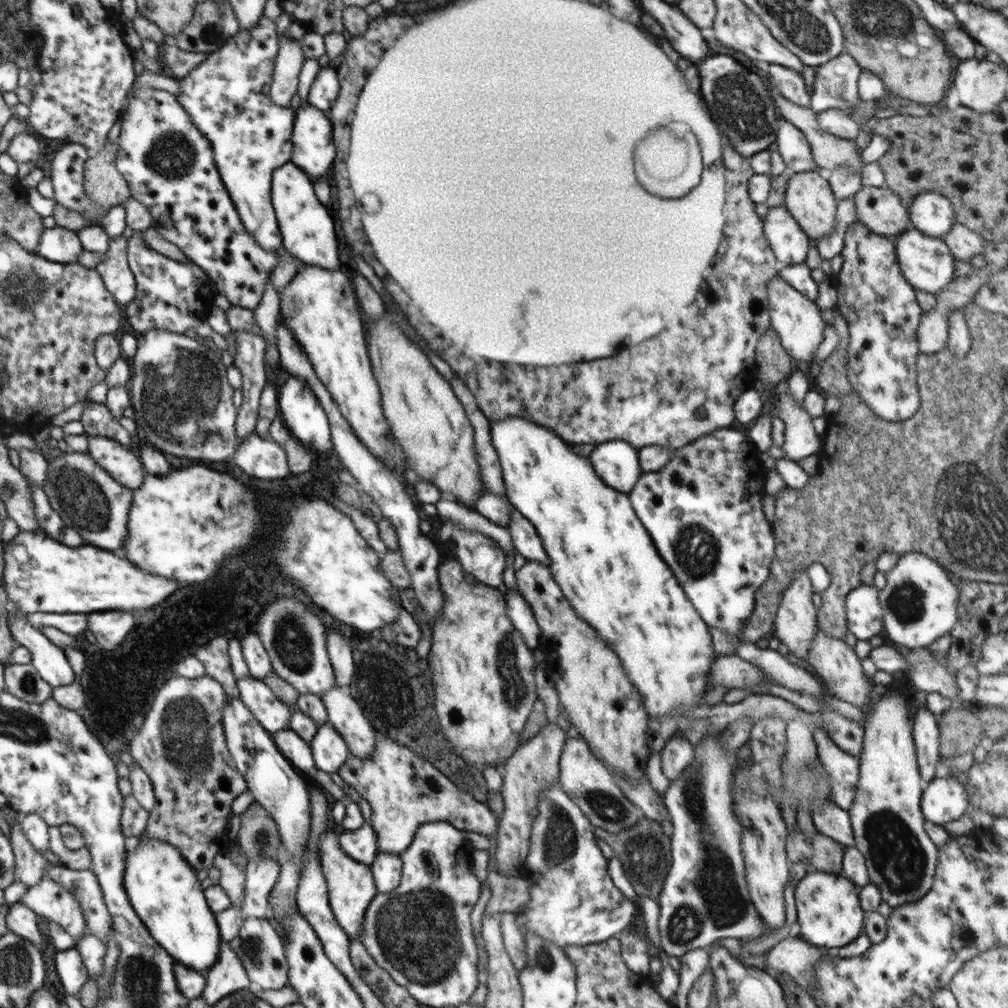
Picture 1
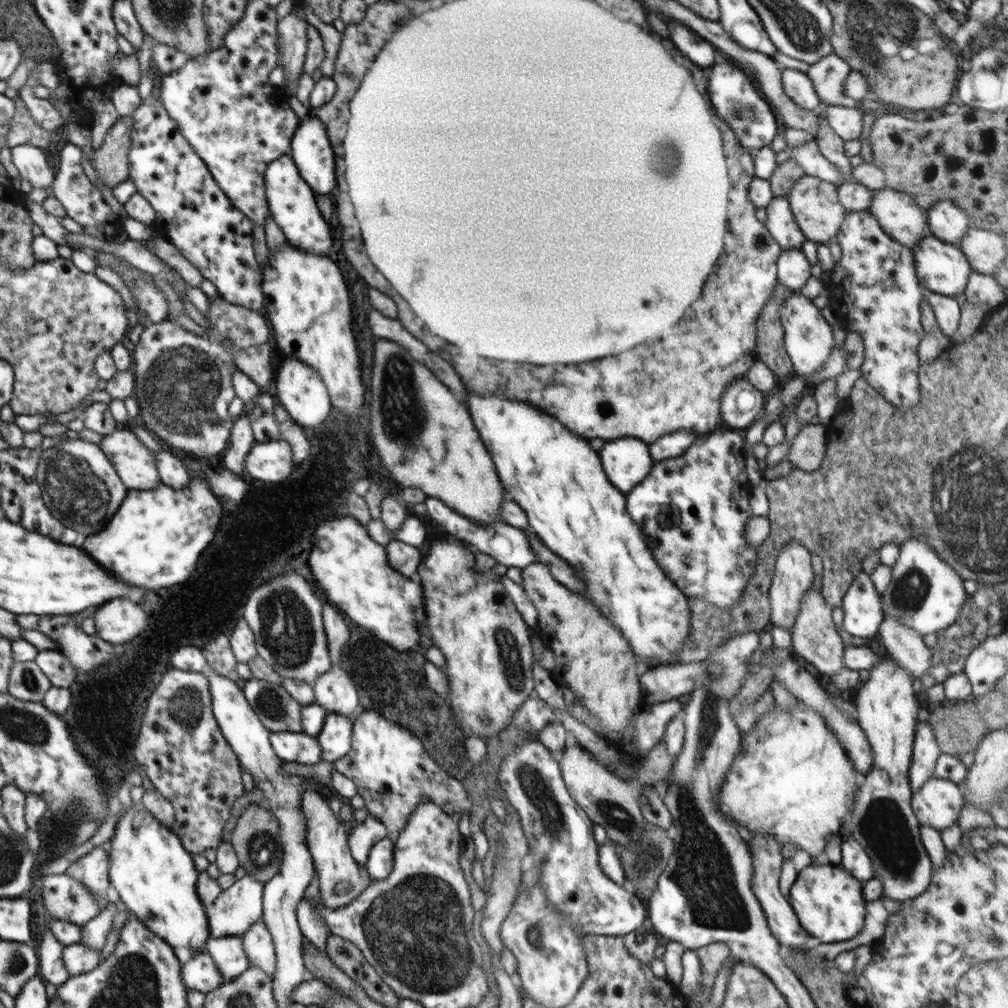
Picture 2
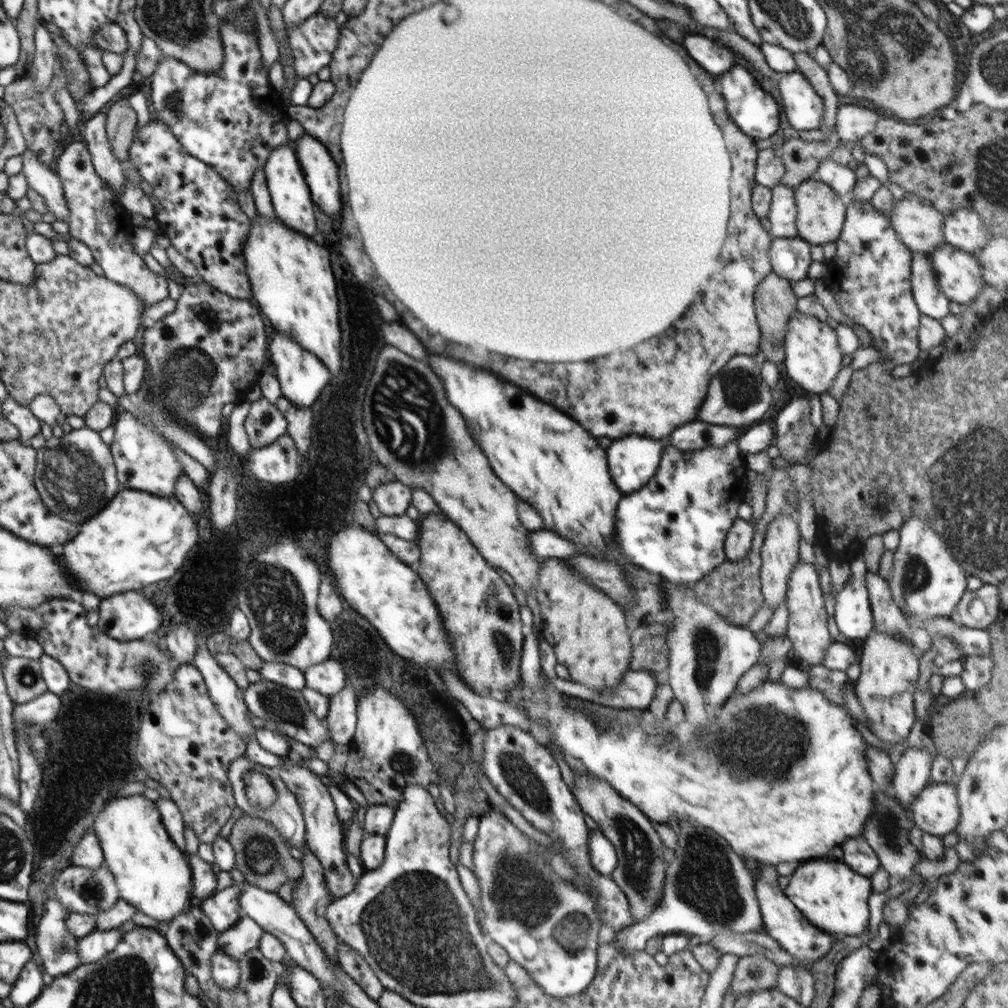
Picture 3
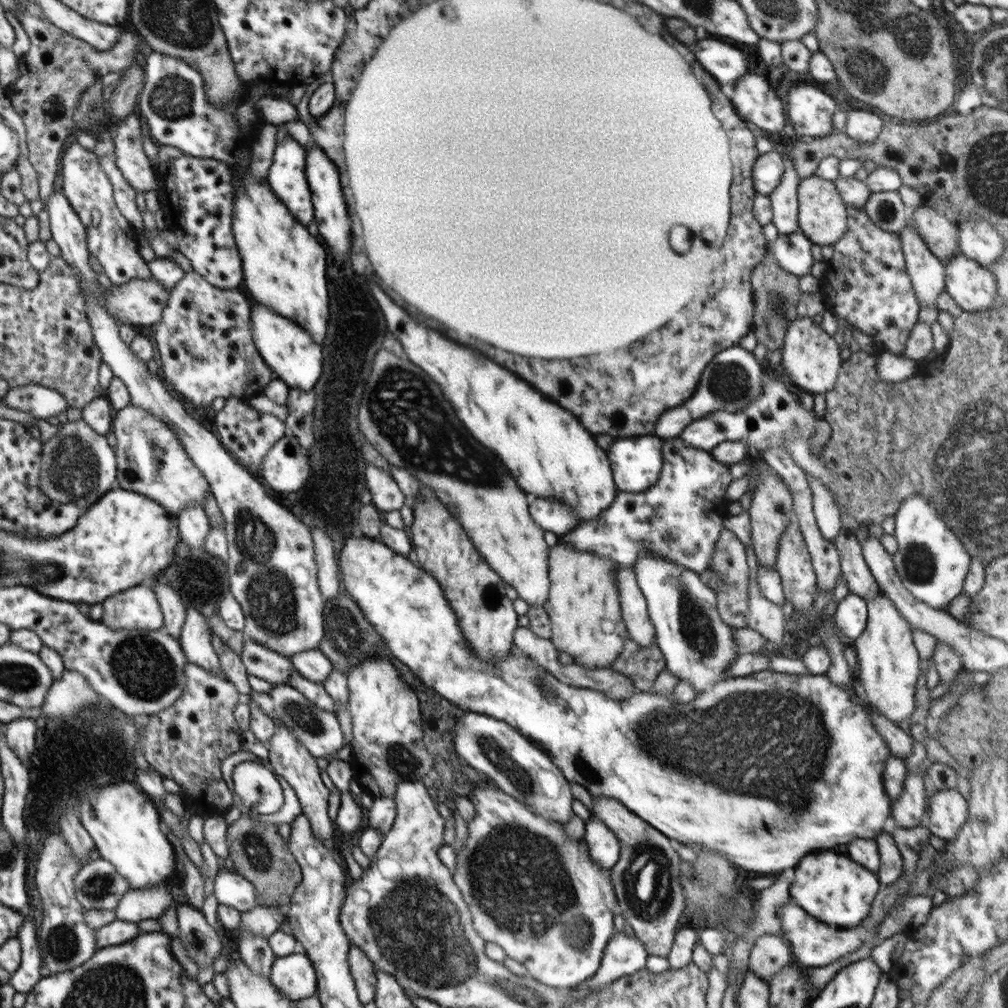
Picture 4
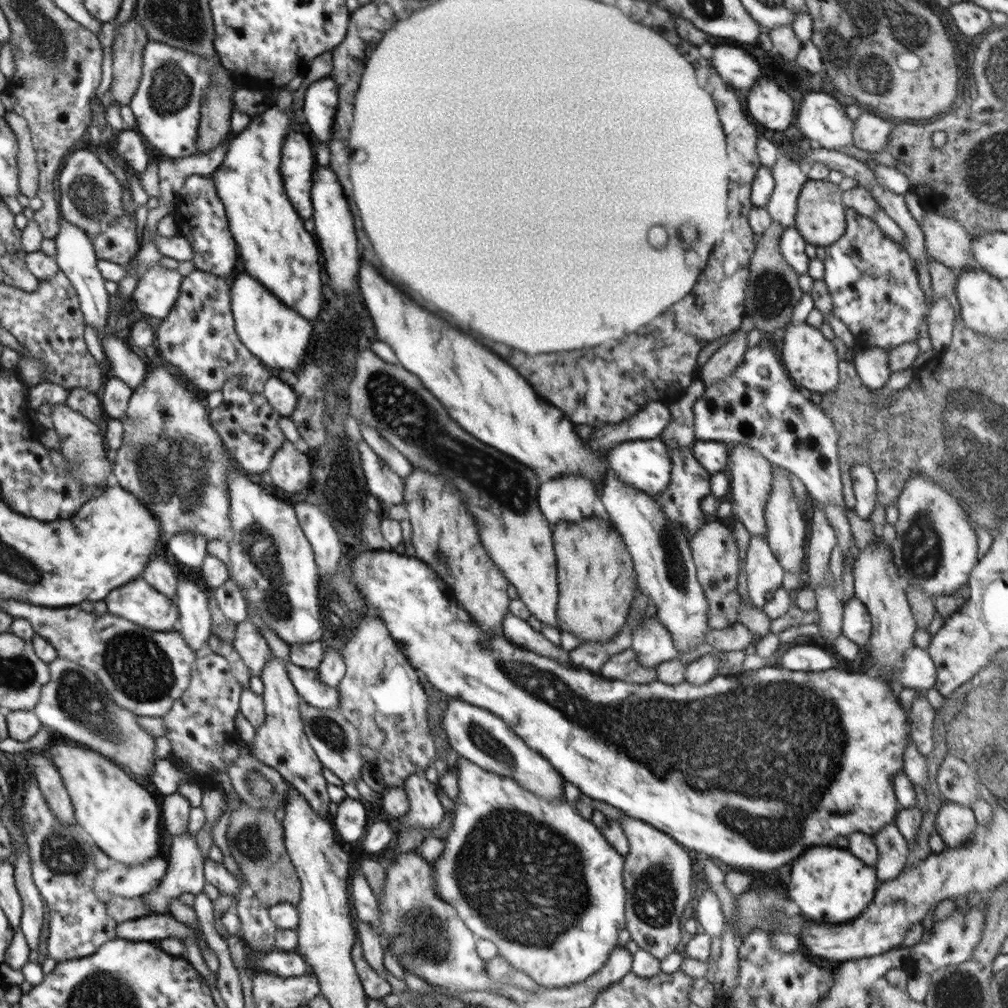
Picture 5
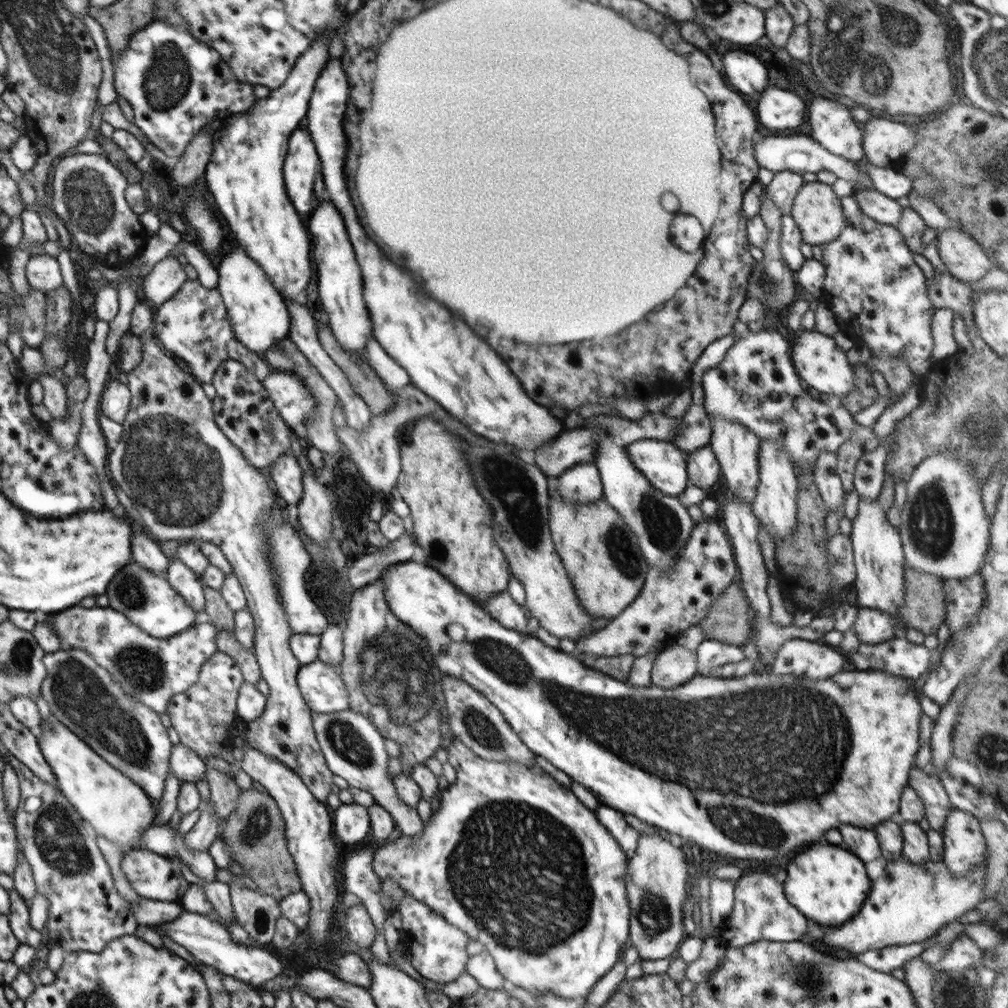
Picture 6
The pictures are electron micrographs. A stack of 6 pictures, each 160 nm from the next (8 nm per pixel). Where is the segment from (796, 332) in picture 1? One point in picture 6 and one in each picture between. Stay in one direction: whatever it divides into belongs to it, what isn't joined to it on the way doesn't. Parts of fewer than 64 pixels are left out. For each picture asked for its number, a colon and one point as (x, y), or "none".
2: (808, 338)
3: (813, 359)
4: (811, 358)
5: (811, 360)
6: (823, 365)

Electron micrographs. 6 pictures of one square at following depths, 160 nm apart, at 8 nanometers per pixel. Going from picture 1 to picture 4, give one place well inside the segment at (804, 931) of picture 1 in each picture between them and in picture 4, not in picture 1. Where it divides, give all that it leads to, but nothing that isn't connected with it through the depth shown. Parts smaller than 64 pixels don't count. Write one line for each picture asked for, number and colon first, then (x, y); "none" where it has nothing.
2: (828, 901)
3: (834, 898)
4: (839, 892)

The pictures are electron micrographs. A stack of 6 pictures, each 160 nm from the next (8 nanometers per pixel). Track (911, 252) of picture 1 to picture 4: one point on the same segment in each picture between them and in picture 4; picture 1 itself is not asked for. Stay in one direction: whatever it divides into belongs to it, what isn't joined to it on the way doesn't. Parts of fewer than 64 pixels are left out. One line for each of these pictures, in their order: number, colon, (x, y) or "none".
2: (943, 268)
3: (959, 276)
4: (972, 286)

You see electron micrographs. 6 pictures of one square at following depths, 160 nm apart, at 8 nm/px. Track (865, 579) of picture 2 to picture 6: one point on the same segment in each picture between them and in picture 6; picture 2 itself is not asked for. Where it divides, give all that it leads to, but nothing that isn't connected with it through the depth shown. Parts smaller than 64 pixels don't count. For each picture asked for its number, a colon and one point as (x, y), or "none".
3: (854, 618)
4: (850, 618)
5: (856, 625)
6: (872, 626)

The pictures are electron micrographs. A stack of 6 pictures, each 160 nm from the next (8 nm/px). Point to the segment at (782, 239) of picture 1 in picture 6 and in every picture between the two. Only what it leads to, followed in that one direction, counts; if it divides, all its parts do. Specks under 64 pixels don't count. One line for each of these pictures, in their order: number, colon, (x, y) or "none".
2: (780, 222)
3: (783, 211)
4: (784, 202)
5: (789, 179)
6: (785, 185)

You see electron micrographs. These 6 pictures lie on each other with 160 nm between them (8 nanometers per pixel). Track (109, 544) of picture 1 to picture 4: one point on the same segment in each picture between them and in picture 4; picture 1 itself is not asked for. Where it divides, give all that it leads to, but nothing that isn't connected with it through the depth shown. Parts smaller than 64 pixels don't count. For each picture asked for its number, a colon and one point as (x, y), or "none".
2: (79, 485)
3: (75, 475)
4: (78, 466)

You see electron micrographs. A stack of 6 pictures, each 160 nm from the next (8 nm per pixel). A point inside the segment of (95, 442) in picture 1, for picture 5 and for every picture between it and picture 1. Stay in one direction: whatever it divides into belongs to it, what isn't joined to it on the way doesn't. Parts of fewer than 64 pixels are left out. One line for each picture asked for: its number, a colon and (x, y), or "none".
2: (136, 466)
3: (144, 462)
4: (151, 461)
5: (171, 458)

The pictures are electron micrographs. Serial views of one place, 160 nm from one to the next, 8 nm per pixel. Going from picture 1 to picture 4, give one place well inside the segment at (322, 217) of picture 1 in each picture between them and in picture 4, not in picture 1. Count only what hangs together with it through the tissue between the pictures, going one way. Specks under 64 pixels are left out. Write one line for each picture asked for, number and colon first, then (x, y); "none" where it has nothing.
2: (291, 202)
3: (291, 198)
4: (287, 177)

